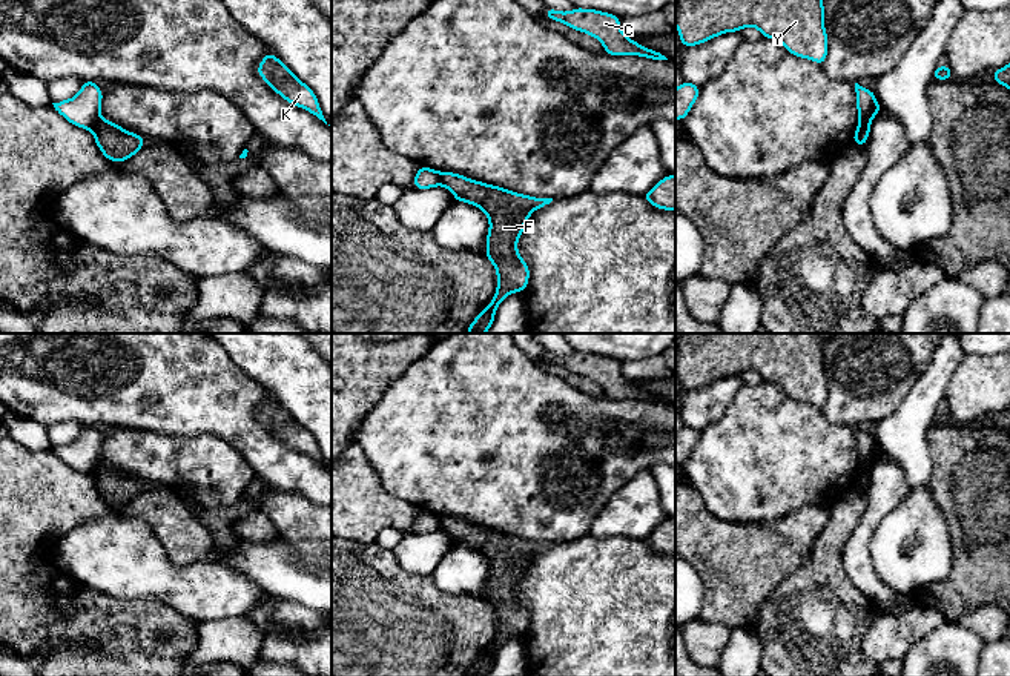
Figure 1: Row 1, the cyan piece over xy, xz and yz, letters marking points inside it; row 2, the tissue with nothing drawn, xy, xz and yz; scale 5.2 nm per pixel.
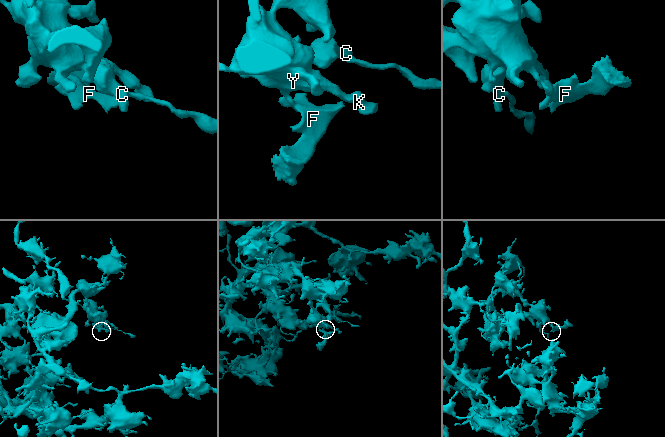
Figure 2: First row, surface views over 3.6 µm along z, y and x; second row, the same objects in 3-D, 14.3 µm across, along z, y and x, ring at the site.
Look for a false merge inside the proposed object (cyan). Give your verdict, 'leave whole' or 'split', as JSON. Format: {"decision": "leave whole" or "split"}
{"decision": "split"}

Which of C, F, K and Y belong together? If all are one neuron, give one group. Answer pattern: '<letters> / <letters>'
C K Y / F

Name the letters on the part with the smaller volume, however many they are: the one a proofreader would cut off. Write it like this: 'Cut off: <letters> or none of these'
Cut off: F

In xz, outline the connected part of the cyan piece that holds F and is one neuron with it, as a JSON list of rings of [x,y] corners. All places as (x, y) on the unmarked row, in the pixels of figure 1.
[[[441,516],[441,529],[450,533],[456,545],[482,553],[490,564],[487,602],[497,615],[497,635],[491,647],[477,658],[467,676],[487,676],[502,644],[523,636],[528,628],[528,608],[517,596],[517,582],[534,553],[545,552],[553,542],[534,542],[503,532],[485,529],[459,518]]]

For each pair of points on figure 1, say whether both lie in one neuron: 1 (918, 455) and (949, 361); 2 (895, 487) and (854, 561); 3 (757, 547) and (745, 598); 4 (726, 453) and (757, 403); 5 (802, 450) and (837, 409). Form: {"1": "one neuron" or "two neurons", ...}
{"1": "one neuron", "2": "one neuron", "3": "one neuron", "4": "one neuron", "5": "two neurons"}

